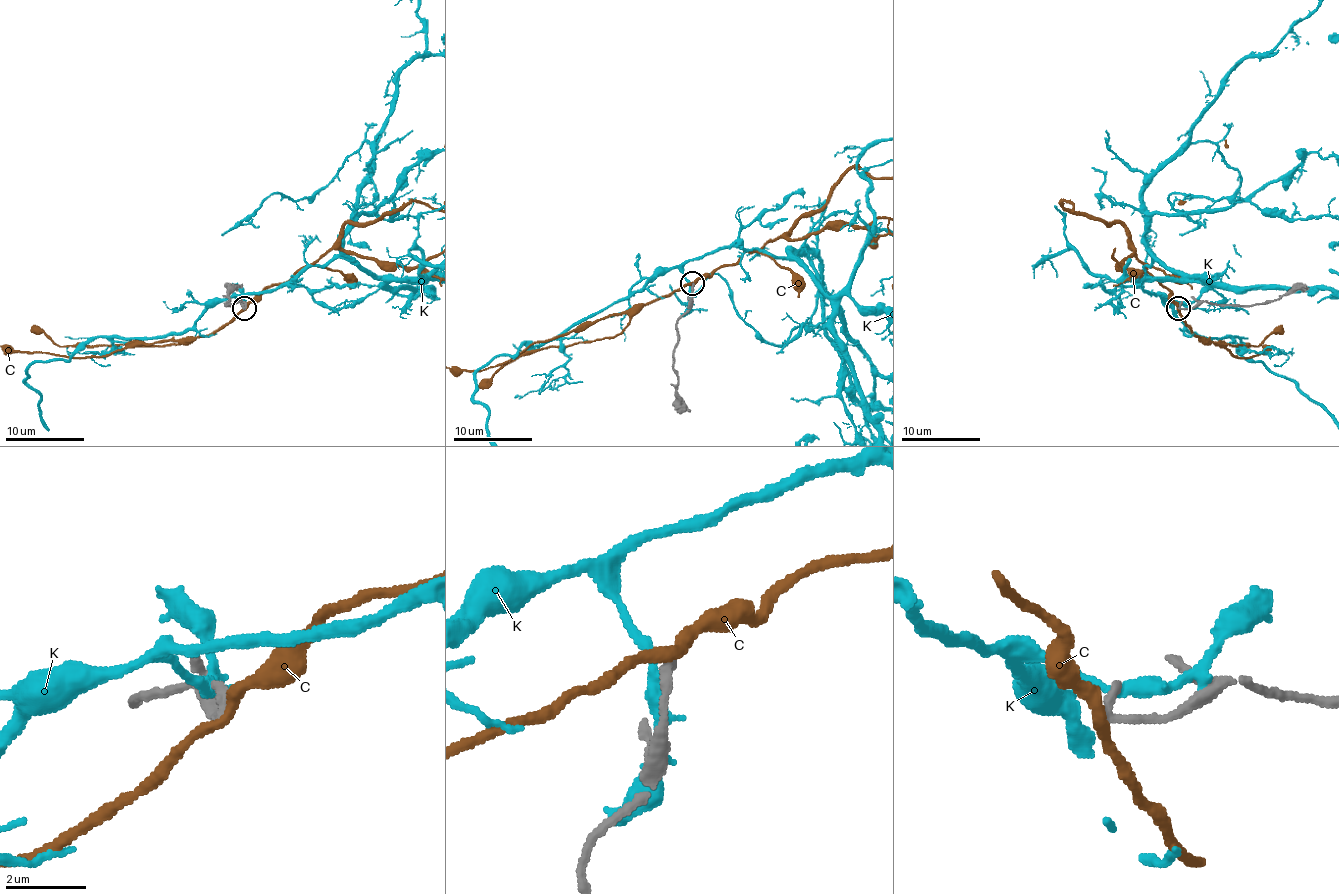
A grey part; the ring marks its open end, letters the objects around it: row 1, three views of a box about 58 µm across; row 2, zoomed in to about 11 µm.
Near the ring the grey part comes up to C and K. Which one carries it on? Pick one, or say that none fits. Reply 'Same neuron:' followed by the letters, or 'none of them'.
Same neuron: none of them

